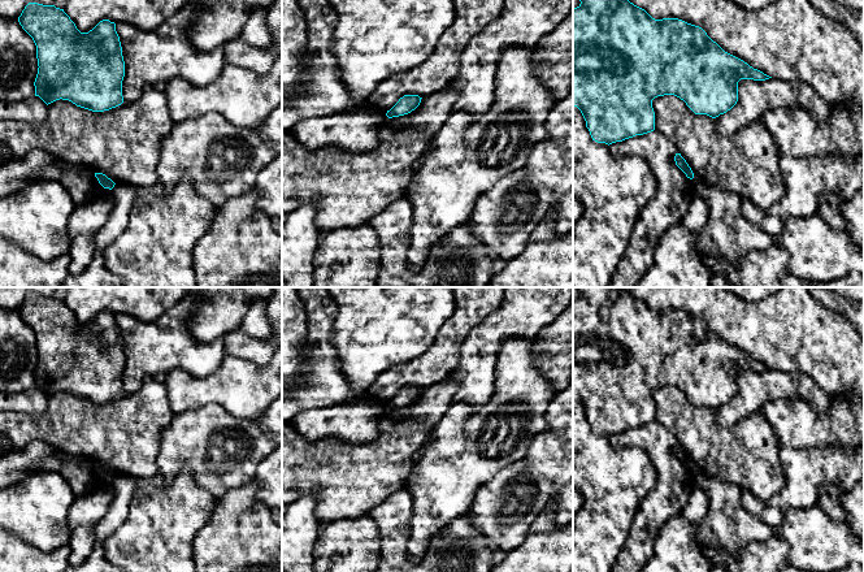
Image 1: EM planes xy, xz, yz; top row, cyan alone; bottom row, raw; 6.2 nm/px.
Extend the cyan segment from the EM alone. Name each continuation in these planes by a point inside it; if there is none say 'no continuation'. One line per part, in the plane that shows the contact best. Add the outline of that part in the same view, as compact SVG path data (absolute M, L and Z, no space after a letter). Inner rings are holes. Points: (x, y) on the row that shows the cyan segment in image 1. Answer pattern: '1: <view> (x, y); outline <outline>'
no continuation

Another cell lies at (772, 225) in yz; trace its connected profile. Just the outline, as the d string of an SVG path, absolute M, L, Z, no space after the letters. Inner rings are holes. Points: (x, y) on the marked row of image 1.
M742 199L742 214L774 239L780 238L783 220L757 208L750 199Z

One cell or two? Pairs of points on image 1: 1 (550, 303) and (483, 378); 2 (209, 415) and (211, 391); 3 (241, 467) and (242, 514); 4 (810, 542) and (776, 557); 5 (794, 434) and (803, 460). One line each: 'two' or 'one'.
1: one
2: two
3: two
4: two
5: two

